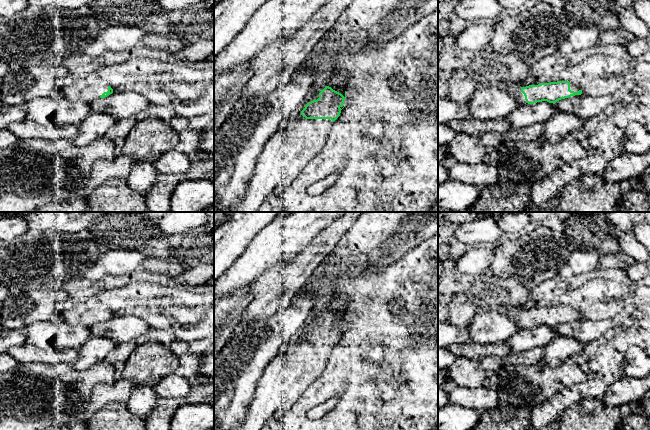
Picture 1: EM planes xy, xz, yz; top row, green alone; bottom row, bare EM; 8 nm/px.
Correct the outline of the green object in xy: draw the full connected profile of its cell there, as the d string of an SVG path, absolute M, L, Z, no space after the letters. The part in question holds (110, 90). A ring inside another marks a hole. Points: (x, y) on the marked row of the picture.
M104 82L72 83L64 86L59 92L70 101L91 103L98 98L105 98L113 93L113 89Z

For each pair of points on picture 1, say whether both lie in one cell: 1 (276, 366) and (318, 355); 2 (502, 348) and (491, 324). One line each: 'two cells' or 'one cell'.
1: one cell
2: two cells

